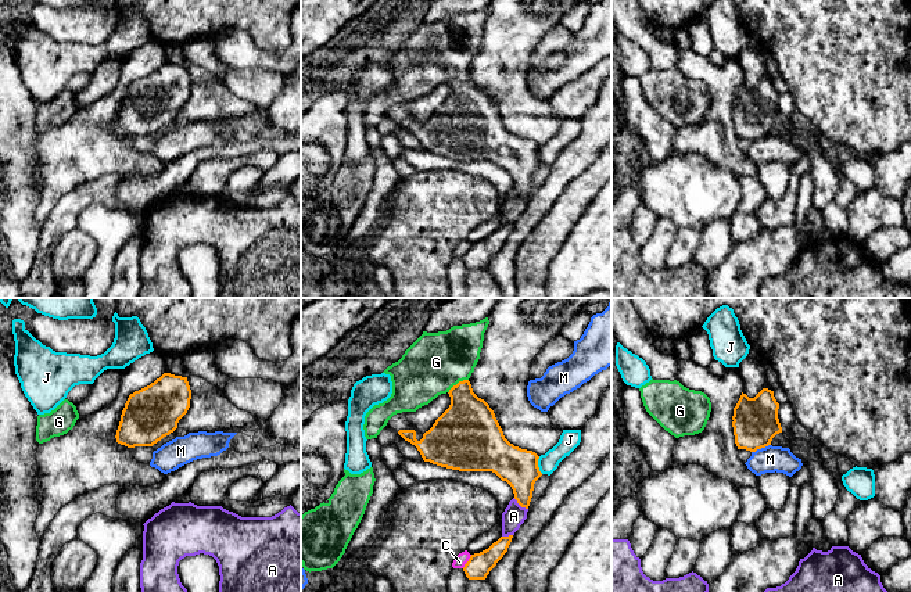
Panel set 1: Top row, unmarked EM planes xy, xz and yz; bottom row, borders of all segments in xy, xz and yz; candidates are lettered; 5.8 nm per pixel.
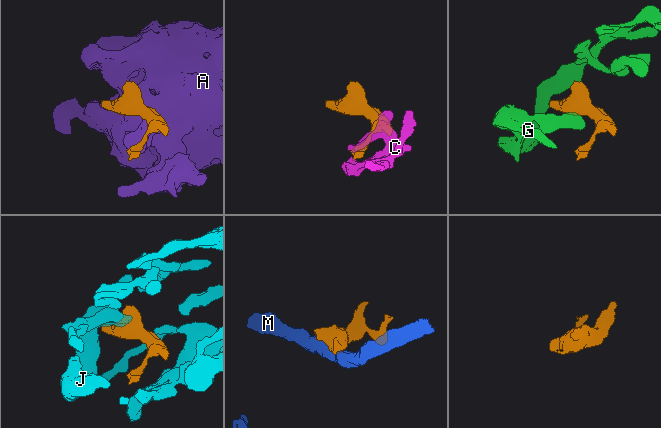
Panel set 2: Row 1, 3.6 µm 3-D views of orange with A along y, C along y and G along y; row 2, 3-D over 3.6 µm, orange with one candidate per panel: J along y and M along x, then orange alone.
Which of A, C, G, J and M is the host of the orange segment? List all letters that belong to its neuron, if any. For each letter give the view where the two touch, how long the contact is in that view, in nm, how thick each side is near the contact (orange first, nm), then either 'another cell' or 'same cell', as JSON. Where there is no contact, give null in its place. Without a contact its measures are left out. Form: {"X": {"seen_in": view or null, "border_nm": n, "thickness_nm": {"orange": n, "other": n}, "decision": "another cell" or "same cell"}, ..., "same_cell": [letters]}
{"A": {"seen_in": "xz", "border_nm": 110, "thickness_nm": {"orange": 220, "other": 130}, "decision": "another cell"}, "C": {"seen_in": "xz", "border_nm": 100, "thickness_nm": {"orange": 140, "other": 70}, "decision": "another cell"}, "G": {"seen_in": "xz", "border_nm": 150, "thickness_nm": {"orange": 320, "other": 340}, "decision": "same cell"}, "J": {"seen_in": "xz", "border_nm": 110, "thickness_nm": {"orange": 220, "other": 110}, "decision": "another cell"}, "M": {"seen_in": "yz", "border_nm": 120, "thickness_nm": {"orange": 260, "other": 160}, "decision": "another cell"}, "same_cell": ["G"]}

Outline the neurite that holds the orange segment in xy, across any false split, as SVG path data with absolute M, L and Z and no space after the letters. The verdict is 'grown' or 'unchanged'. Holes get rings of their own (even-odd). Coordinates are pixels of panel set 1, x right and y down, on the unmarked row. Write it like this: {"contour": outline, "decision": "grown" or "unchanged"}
{"contour": "M164 62L129 85L116 119L116 132L128 137L153 136L177 118L190 97L187 67Z", "decision": "unchanged"}

